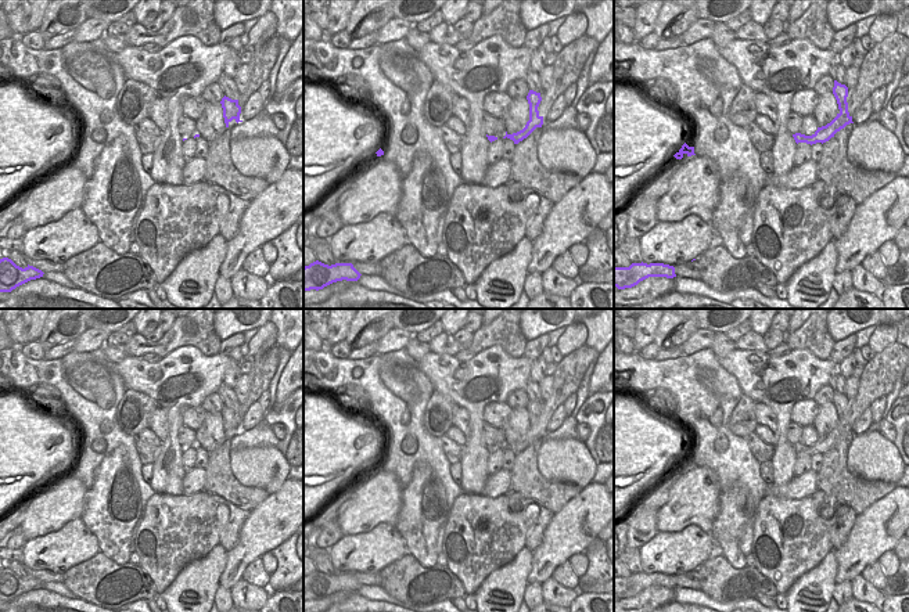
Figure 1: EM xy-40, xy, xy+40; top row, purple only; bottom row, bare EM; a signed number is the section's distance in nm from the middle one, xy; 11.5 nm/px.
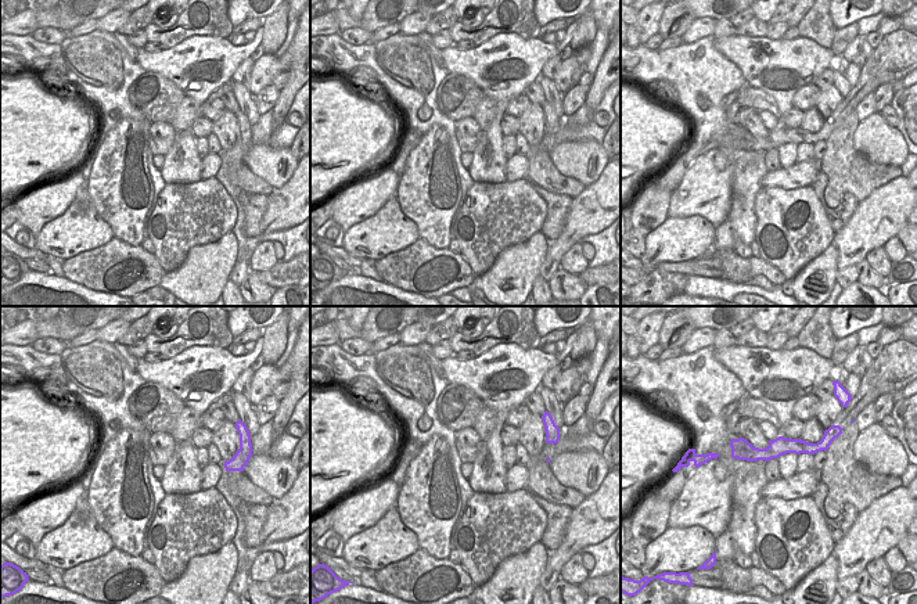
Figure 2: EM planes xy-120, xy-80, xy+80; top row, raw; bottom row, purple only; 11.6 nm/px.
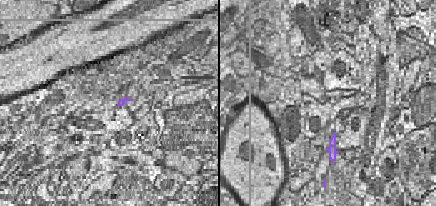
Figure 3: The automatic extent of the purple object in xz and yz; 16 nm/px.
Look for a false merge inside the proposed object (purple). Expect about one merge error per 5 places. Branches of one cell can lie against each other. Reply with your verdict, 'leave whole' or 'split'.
split

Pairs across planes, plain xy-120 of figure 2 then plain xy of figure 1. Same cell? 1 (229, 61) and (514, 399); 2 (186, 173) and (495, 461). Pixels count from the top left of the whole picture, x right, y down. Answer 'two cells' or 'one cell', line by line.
1: two cells
2: two cells

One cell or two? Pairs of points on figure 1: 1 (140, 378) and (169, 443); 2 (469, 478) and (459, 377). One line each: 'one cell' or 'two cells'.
1: one cell
2: one cell

